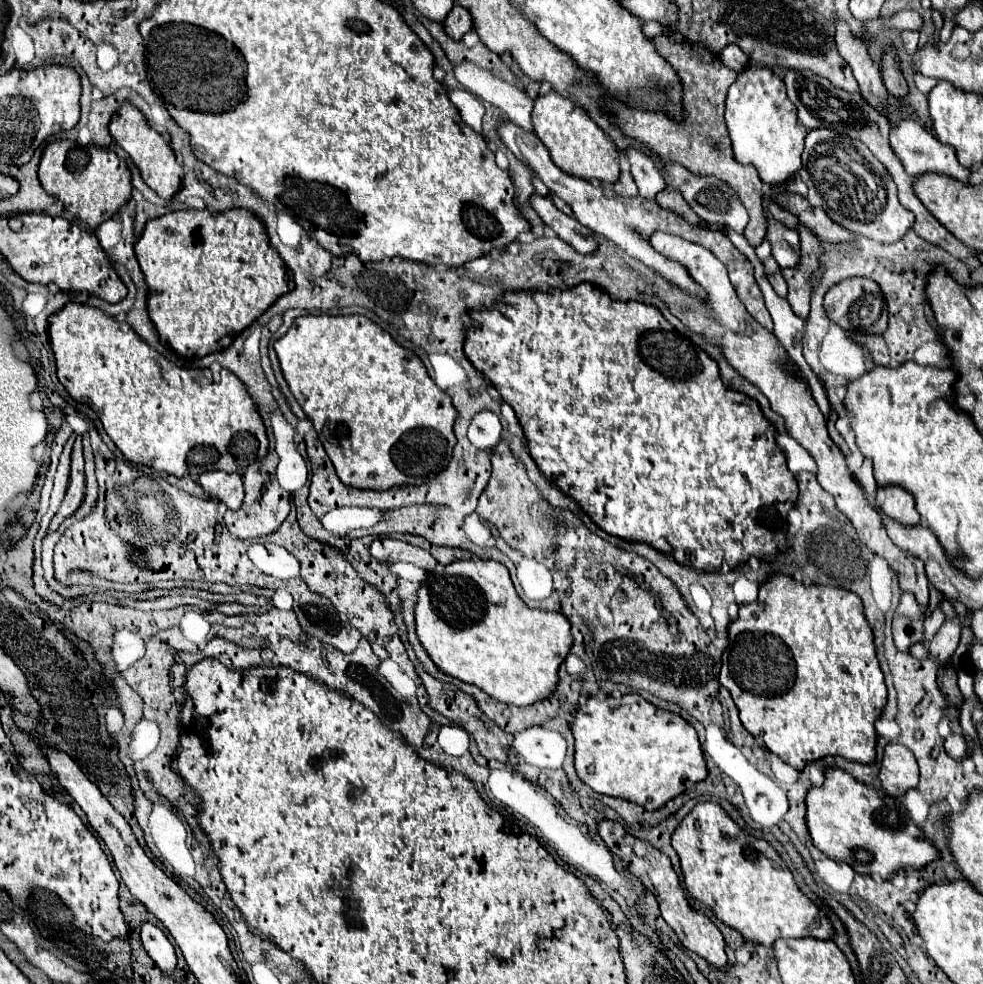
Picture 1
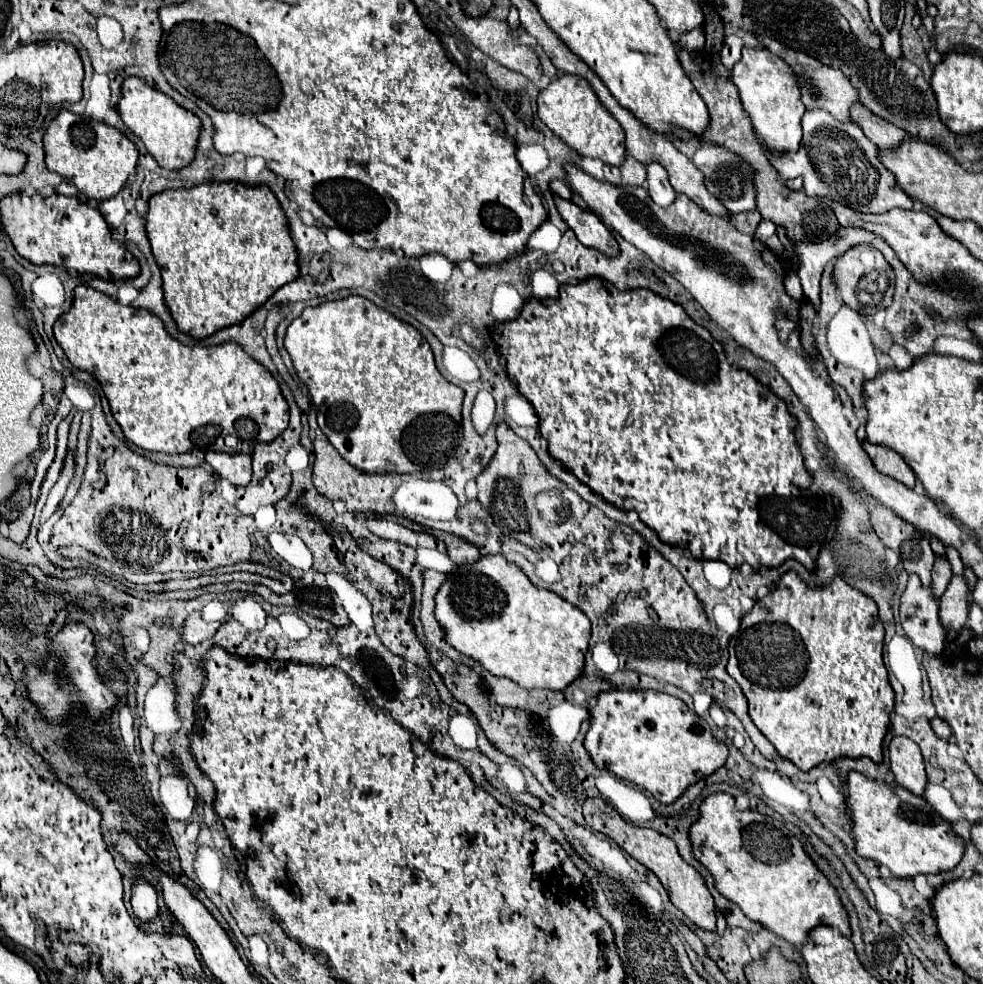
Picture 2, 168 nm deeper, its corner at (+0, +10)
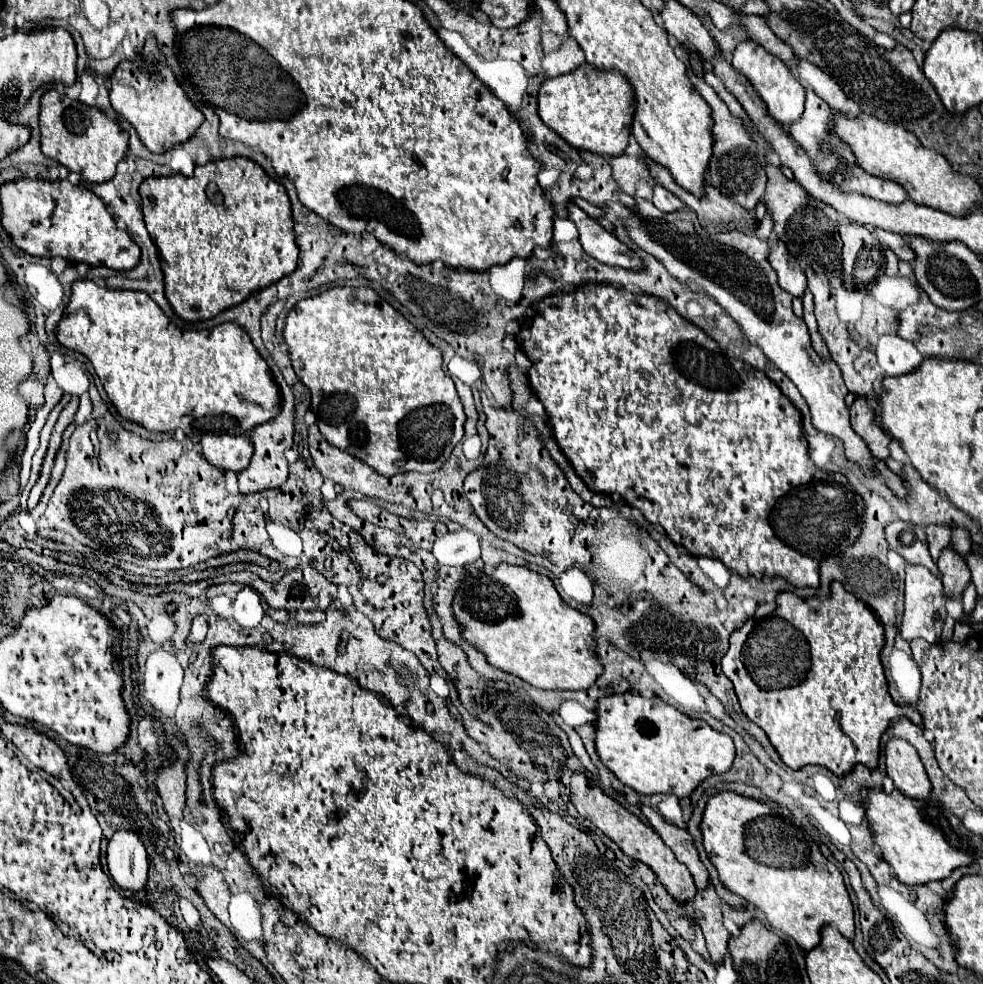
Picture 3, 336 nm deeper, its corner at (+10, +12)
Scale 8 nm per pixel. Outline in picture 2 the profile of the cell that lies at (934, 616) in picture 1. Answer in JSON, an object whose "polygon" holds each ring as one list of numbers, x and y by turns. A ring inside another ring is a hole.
{"polygon":[[936,559,934,569,932,569,932,593,934,593,934,599,944,595,950,579,952,579,952,571,950,571,948,561,946,559]]}

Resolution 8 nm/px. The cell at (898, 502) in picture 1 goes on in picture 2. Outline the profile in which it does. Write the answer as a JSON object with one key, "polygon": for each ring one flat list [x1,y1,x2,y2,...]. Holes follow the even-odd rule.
{"polygon":[[864,441,864,451,870,455,874,467,882,473,888,475,900,483,904,483,906,487,914,487,916,477,912,475,912,469,904,463,904,459,900,459,900,455,896,455,896,451,880,447,880,445,872,445,868,441]]}

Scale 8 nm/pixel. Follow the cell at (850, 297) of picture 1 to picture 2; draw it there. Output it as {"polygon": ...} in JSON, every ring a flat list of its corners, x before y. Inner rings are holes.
{"polygon":[[856,245,848,249,834,267,832,279,842,295,842,301,852,307,854,311,860,311,862,315,874,315,880,309,886,309,892,303,894,293,894,271,884,261,878,249,872,249,870,245]]}

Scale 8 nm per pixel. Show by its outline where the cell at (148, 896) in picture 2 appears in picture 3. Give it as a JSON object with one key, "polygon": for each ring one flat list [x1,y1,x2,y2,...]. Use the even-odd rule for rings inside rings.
{"polygon":[[126,829,114,831,106,853,110,875,120,887,130,891,140,891,146,887,148,853,136,833]]}

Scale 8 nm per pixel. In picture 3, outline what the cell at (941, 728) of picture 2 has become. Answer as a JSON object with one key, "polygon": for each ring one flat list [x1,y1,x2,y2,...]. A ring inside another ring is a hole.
{"polygon":[[838,581,832,583,830,599,802,599,794,593,780,593,776,601,762,603,756,615,730,635,730,649,722,657,722,671,732,681,744,715,760,725,790,769,820,765,844,777,856,765,874,769,880,757,880,737,894,717,908,717,922,727,916,709,896,705,888,695,888,681,882,669,880,651,884,627,874,611]]}

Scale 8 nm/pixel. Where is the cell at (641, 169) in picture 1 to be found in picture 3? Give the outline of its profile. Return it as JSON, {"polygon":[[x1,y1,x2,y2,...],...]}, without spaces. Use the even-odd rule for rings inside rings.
{"polygon":[[656,185,654,187,654,197,652,197,652,203,664,211,664,213,670,213,670,211,678,211,678,209,684,209,686,205,682,201,678,201,678,197,674,197,668,189,664,189,662,185]]}

